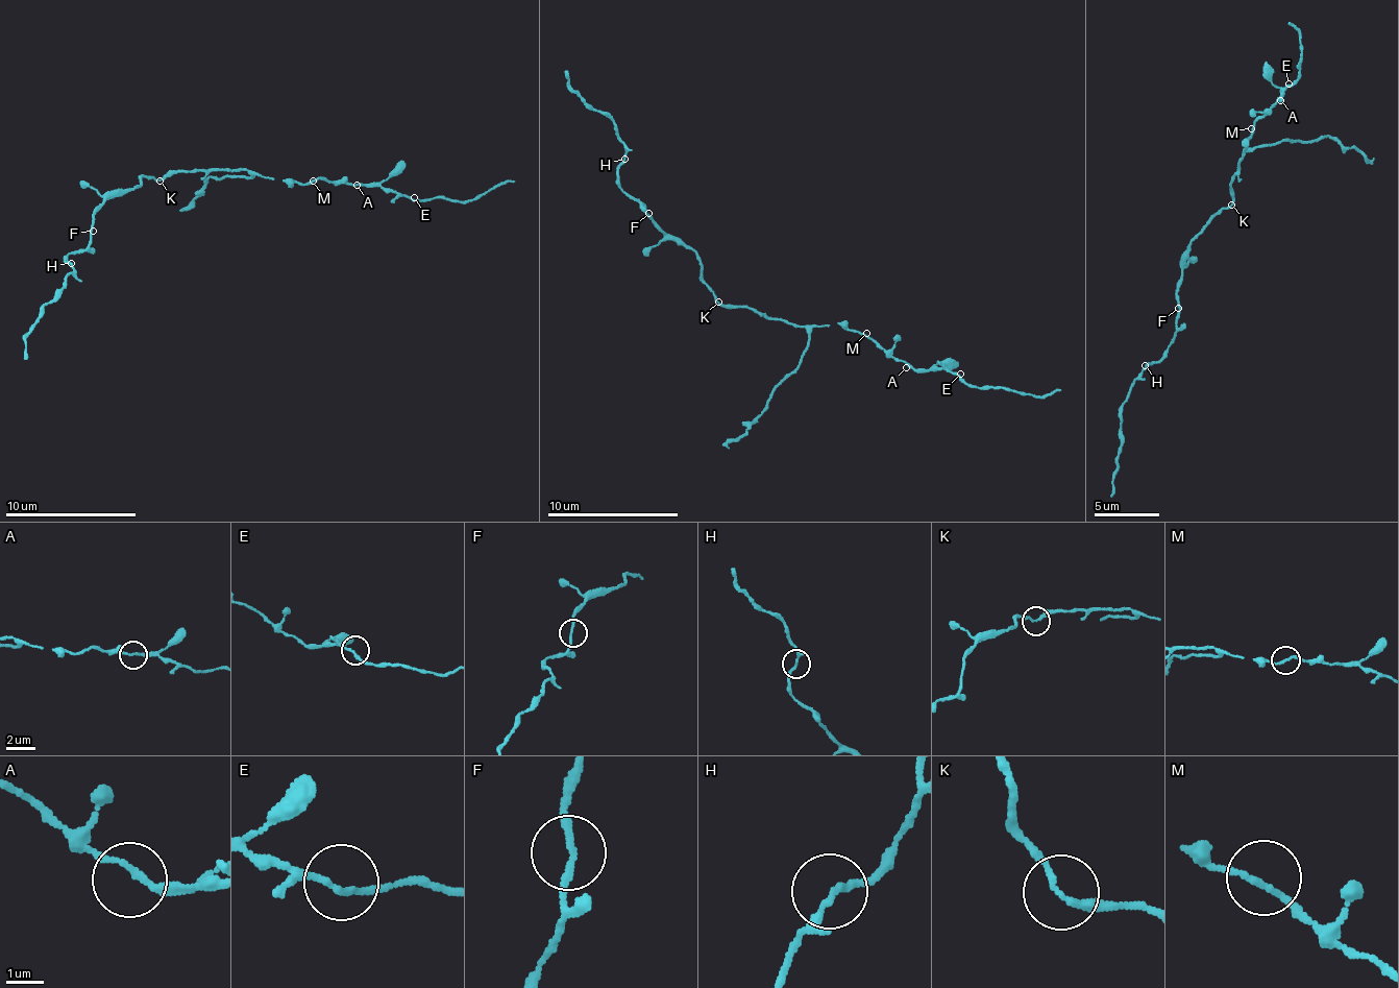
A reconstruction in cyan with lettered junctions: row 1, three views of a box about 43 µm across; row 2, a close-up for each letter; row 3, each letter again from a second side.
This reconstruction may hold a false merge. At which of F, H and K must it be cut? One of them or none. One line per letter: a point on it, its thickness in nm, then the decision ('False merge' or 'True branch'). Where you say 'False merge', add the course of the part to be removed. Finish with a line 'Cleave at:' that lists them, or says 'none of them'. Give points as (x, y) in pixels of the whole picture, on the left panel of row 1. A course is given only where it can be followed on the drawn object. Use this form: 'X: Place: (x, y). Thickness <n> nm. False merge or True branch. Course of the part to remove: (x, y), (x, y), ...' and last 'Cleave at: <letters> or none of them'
F: Place: (93, 231). Thickness 170 nm. True branch
H: Place: (71, 263). Thickness 160 nm. True branch
K: Place: (160, 181). Thickness 170 nm. True branch
Cleave at: none of them

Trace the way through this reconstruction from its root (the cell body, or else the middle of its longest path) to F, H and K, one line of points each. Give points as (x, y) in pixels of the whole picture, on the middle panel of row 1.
F: (733, 307), (723, 306), (702, 279), (700, 259), (688, 247), (663, 233), (648, 213)
H: (733, 307), (715, 297), (688, 247), (663, 233), (642, 202), (620, 188), (624, 159)
K: (733, 307), (719, 300)

